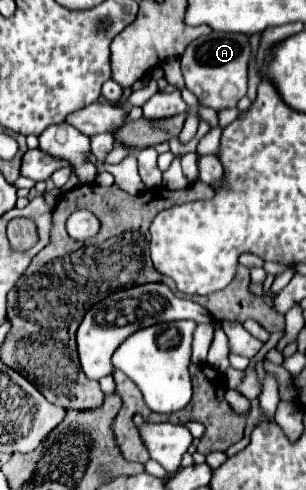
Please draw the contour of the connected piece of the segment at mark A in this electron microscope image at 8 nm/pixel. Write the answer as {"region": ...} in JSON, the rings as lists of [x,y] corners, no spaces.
{"region":[[[211,33],[207,37],[199,37],[185,49],[185,53],[181,57],[185,87],[199,99],[199,103],[203,107],[211,107],[215,111],[237,107],[239,99],[247,95],[249,61],[251,61],[251,35],[245,35],[245,33]]]}

